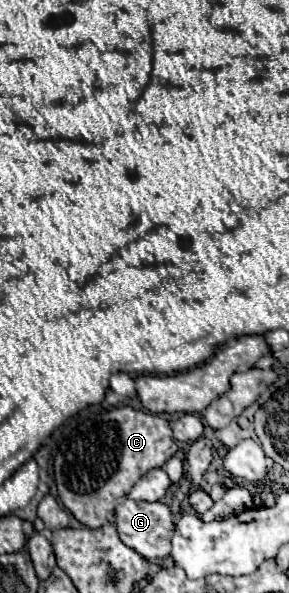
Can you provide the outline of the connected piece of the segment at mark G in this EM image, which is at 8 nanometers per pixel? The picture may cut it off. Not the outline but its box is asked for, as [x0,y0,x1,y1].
[115,494,175,560]

